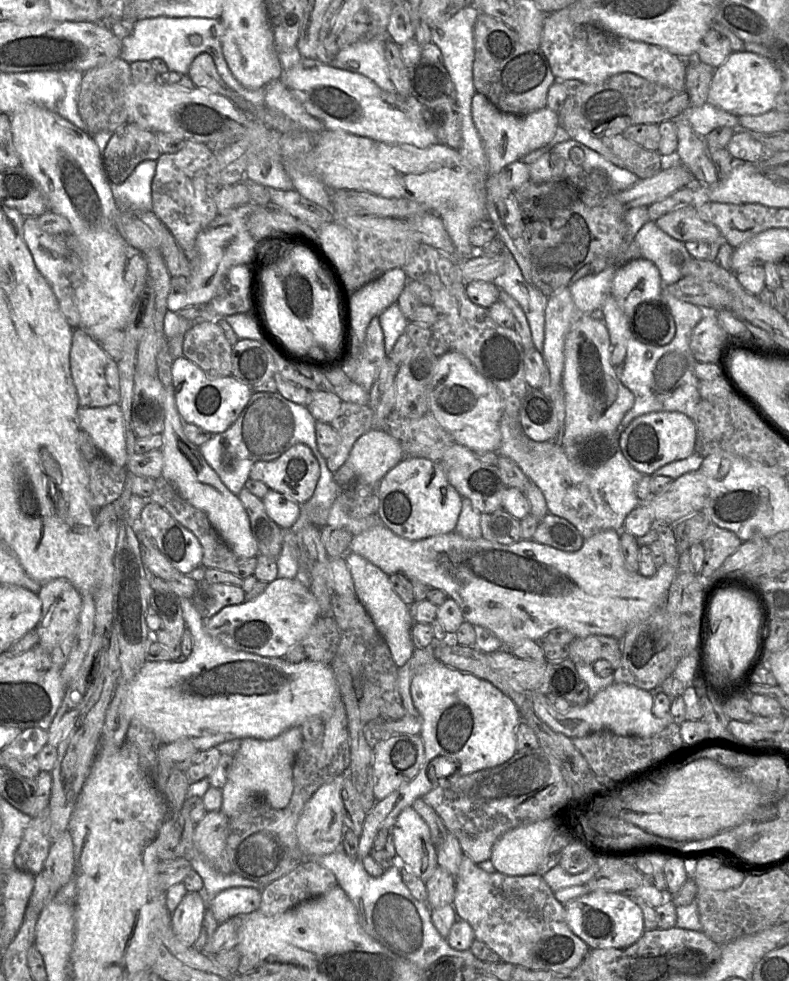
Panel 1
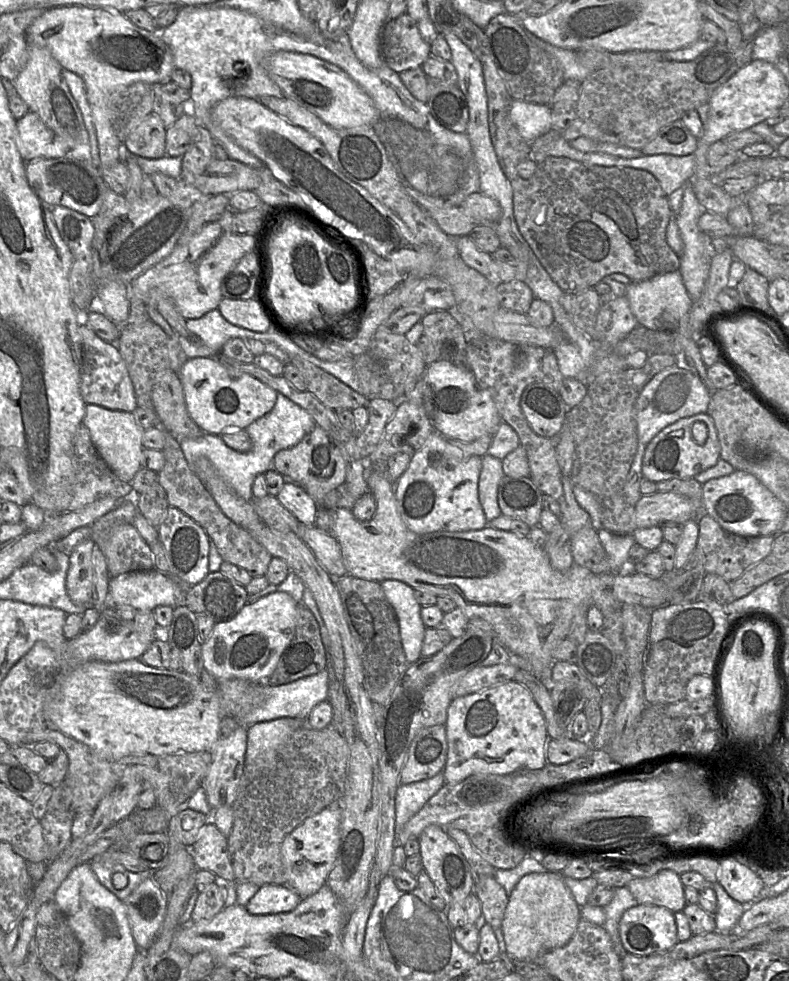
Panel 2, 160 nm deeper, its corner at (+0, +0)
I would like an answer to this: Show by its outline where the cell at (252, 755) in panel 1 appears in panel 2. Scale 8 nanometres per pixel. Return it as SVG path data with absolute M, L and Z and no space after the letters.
M283 717L248 726L244 770L259 756L284 745L290 736L304 725L305 720Z

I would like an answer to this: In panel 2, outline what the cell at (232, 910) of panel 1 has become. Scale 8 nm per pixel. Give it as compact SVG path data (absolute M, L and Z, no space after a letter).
M268 884L260 886L245 908L251 914L278 914L292 911L302 899L287 885Z

